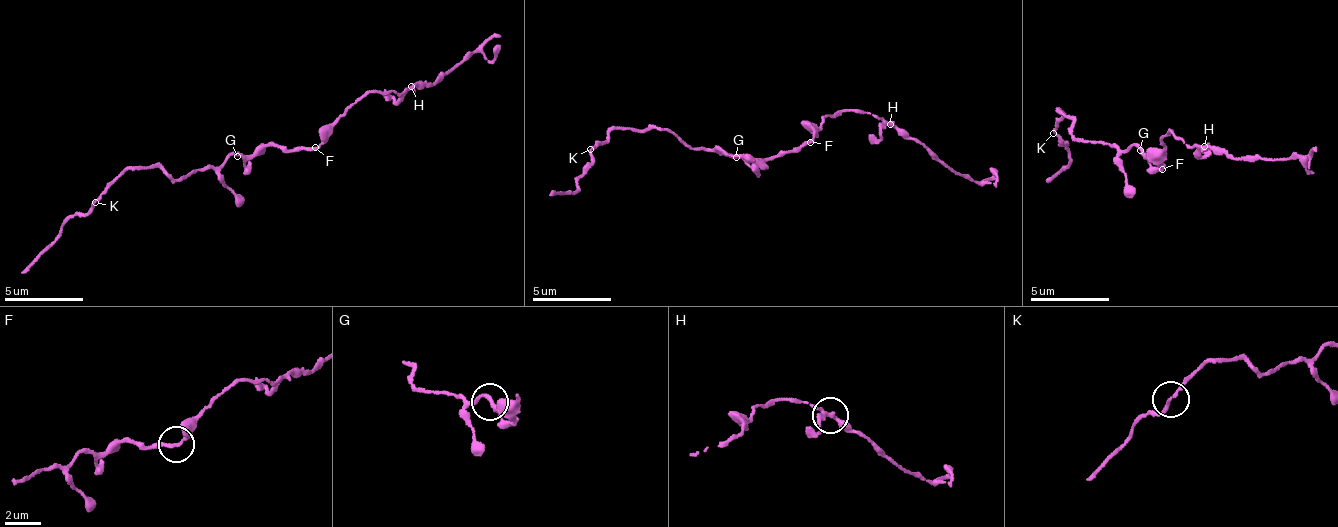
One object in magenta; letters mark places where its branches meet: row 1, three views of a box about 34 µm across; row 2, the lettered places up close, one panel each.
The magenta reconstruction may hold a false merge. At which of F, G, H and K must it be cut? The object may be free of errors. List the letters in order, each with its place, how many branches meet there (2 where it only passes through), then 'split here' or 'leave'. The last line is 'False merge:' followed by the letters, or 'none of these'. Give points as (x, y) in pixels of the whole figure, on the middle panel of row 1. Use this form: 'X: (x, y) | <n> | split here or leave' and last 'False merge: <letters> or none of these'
F: (810, 142) | 2 | leave
G: (736, 157) | 3 | leave
H: (890, 124) | 3 | leave
K: (590, 149) | 2 | leave
False merge: none of these

